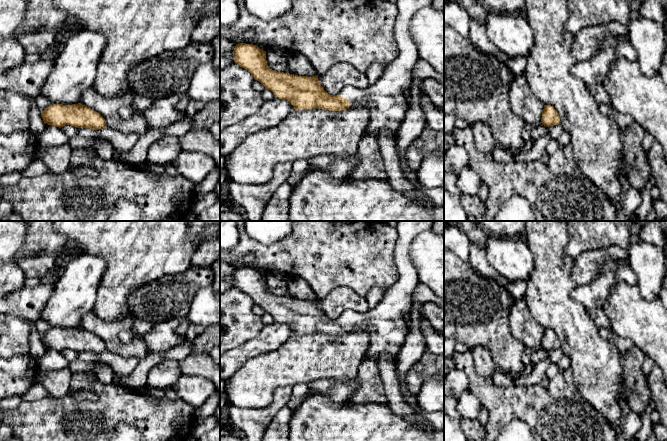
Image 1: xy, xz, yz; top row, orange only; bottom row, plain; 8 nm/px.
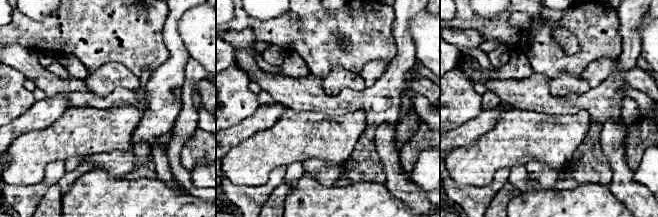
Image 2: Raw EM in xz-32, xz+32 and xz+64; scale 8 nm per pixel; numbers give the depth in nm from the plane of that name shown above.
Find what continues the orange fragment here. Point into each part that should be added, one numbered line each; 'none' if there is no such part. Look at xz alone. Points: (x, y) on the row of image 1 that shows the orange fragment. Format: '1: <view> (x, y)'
1: xz (386, 100)

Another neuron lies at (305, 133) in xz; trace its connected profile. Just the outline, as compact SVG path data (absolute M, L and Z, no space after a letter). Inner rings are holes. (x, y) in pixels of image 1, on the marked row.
M365 107L345 111L329 111L320 108L293 109L278 125L263 129L243 140L226 158L229 179L245 185L263 185L273 178L278 163L311 159L319 155L343 158L357 152L370 120Z

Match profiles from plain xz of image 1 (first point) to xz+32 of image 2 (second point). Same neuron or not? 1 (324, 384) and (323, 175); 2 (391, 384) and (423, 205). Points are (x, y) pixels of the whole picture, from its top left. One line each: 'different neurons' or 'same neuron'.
1: same neuron
2: same neuron

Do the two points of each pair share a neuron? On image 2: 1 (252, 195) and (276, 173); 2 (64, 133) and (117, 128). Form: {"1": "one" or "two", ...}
{"1": "one", "2": "one"}

